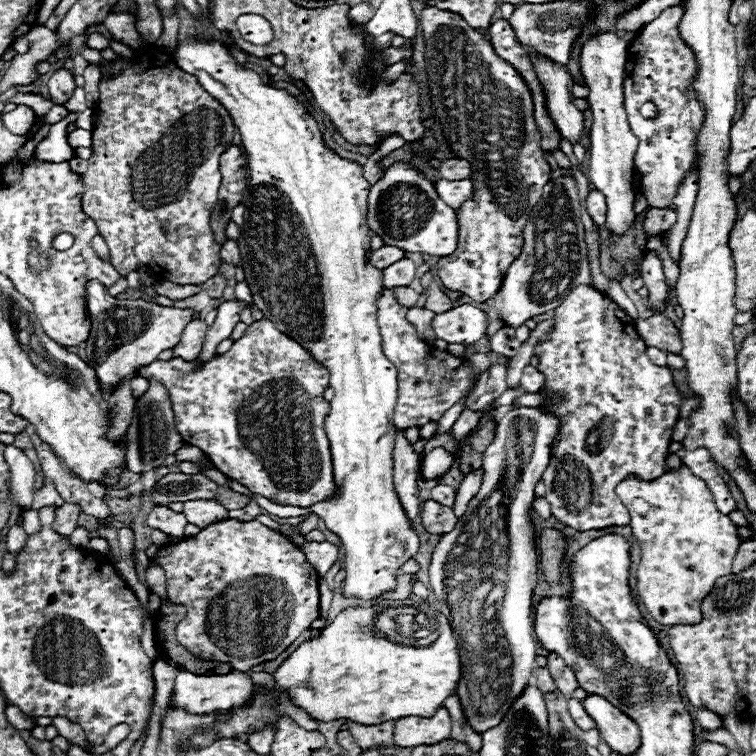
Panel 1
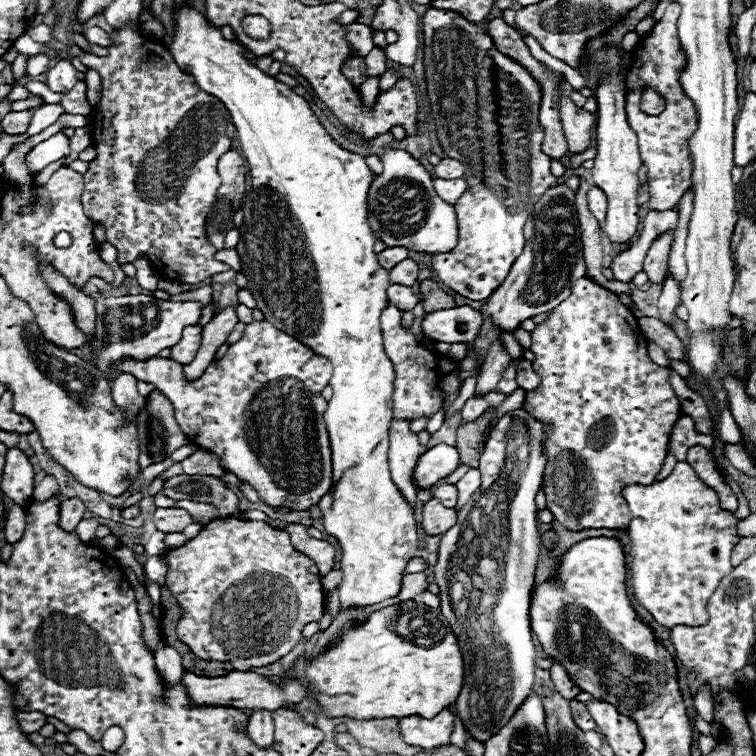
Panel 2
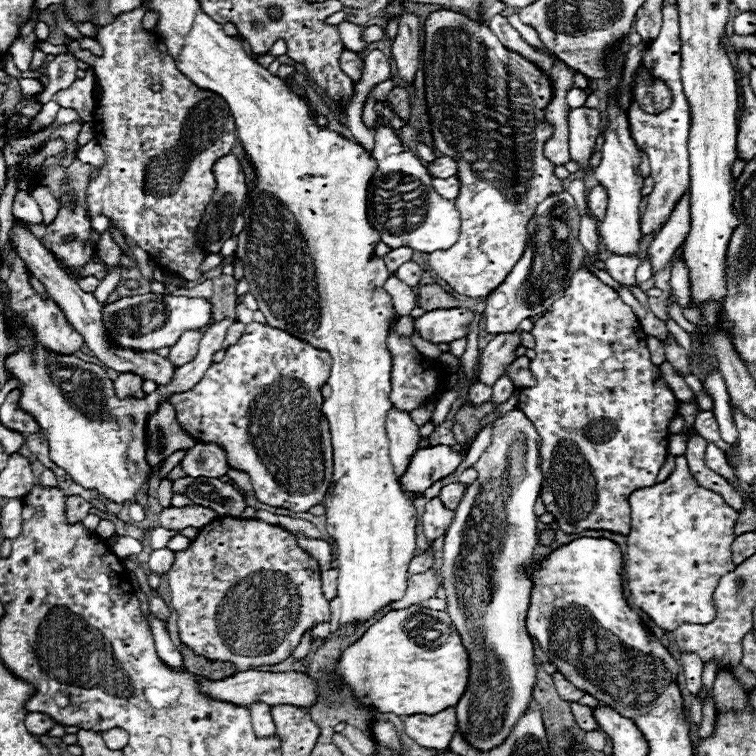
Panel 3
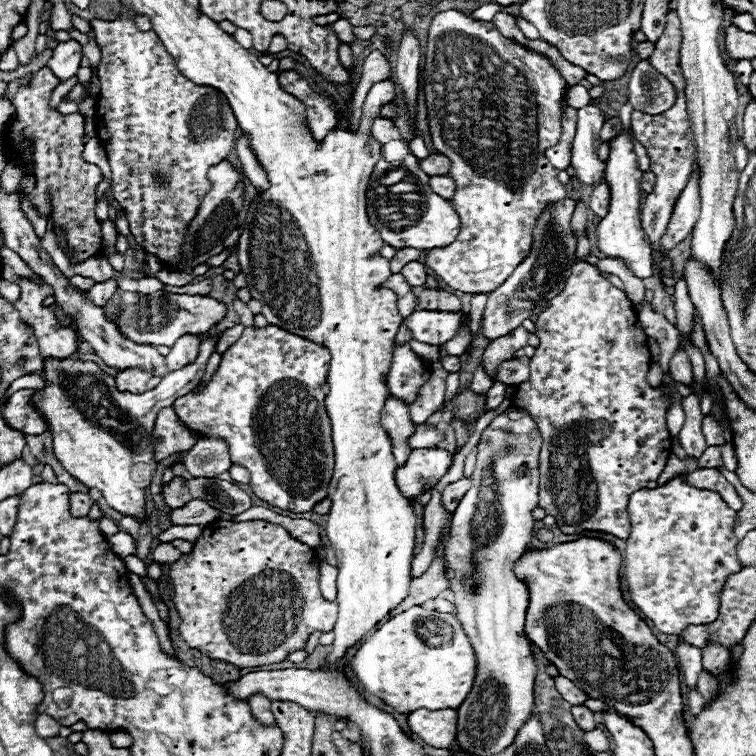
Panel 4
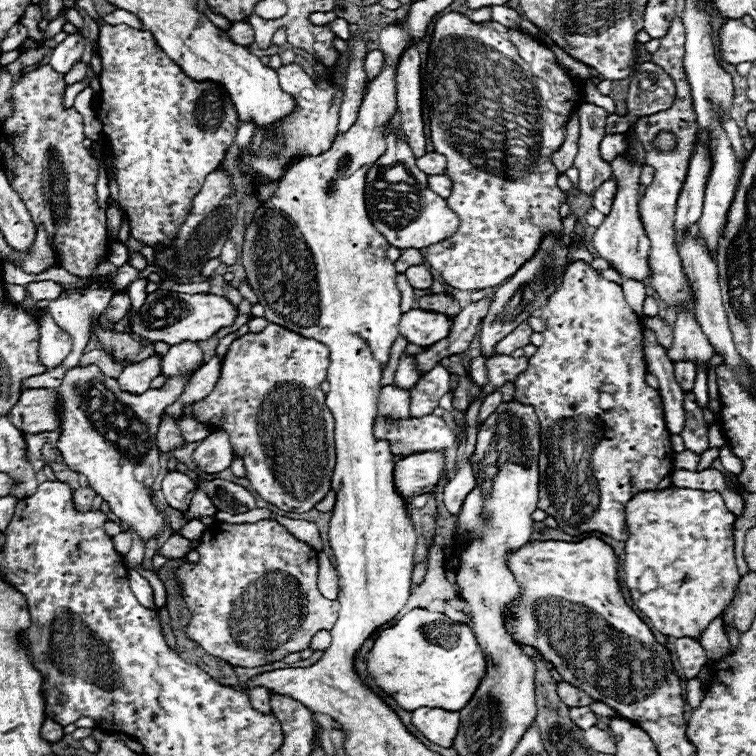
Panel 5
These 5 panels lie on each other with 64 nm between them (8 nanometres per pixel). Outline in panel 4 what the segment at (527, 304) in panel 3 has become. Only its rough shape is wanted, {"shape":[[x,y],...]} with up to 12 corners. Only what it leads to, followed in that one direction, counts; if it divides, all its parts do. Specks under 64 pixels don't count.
{"shape":[[572,198],[544,208],[528,256],[488,294],[494,340],[540,314],[576,262]]}

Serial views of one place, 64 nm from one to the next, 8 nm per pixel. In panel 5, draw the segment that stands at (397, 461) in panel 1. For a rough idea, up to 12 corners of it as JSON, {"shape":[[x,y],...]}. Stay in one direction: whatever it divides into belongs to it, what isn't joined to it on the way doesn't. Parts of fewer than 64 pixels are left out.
{"shape":[[394,386],[380,394],[380,416],[406,420],[410,394]]}

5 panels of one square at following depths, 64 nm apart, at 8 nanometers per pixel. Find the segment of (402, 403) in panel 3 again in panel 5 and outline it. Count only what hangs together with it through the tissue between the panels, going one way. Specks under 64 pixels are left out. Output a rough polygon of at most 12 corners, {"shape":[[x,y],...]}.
{"shape":[[402,354],[394,386],[412,390],[420,380],[414,356]]}

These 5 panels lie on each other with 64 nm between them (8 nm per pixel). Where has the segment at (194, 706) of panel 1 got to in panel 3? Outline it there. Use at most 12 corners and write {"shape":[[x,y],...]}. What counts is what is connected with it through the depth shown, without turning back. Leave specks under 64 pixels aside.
{"shape":[[236,672],[198,680],[204,696],[250,706],[310,706],[302,672]]}

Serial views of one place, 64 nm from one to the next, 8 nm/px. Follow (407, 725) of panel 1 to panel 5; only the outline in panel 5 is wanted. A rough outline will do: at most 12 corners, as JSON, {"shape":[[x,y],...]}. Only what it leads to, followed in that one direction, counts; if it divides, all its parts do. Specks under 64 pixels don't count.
{"shape":[[418,708],[412,726],[432,744],[450,748],[460,714]]}

